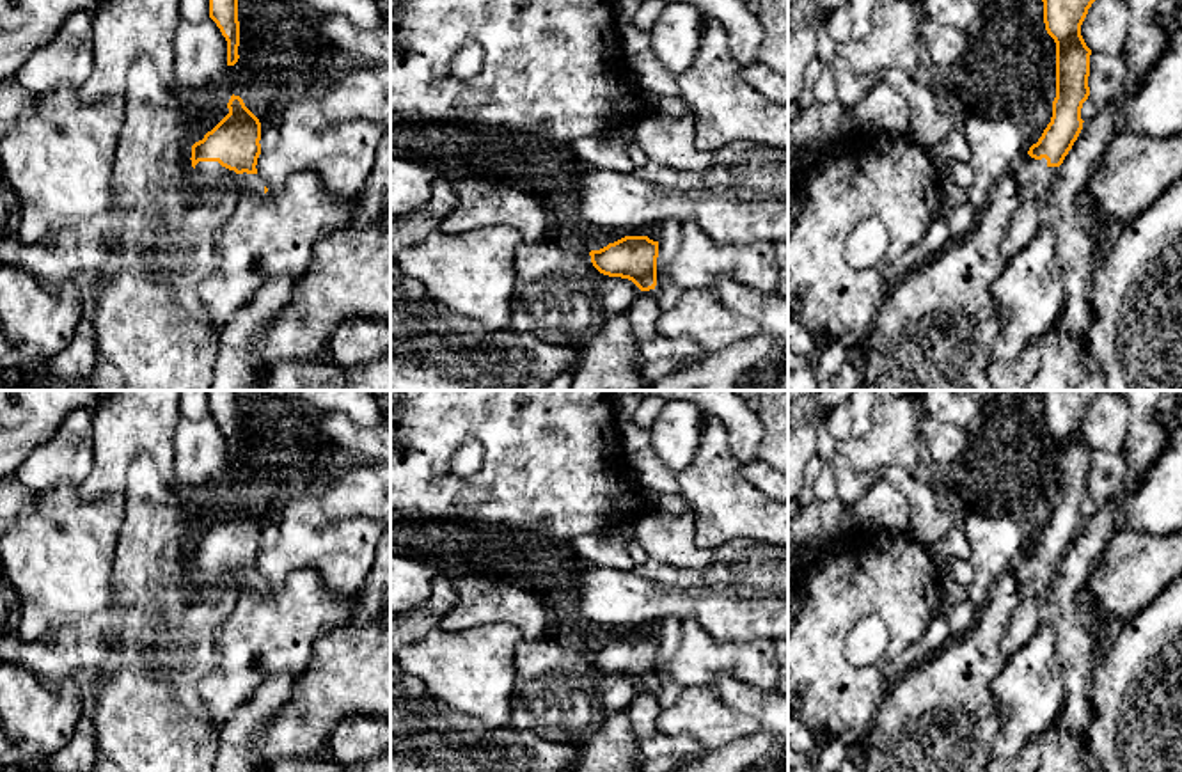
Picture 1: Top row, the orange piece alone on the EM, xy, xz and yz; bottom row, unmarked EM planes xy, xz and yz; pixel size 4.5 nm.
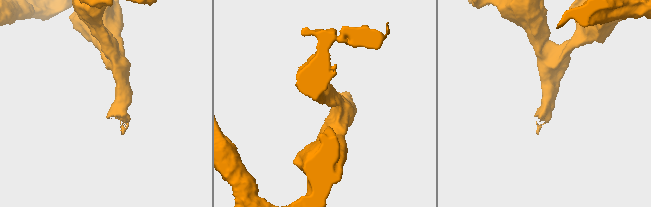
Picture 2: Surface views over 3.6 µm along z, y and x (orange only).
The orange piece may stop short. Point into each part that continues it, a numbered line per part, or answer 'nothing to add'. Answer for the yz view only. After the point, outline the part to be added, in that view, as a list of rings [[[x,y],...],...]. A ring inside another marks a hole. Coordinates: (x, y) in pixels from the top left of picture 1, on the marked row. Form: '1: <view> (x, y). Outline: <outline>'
1: yz (1035, 178). Outline: [[[1029,154],[1015,163],[1012,174],[1022,186],[1024,195],[1003,243],[1003,254],[1008,257],[1013,257],[1036,236],[1049,197],[1049,186],[1058,169],[1049,167],[1045,158],[1035,160]]]

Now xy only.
1: xy (212, 174). Outline: [[[199,161],[193,169],[201,186],[213,193],[217,192],[225,181],[232,181],[240,193],[252,193],[263,195],[264,193],[264,181],[257,174],[236,174],[222,167],[218,161]]]

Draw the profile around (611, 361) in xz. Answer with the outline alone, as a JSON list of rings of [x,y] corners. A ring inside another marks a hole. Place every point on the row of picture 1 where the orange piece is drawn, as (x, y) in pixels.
[[[626,314],[614,316],[580,350],[571,390],[650,390],[639,373],[641,362]]]

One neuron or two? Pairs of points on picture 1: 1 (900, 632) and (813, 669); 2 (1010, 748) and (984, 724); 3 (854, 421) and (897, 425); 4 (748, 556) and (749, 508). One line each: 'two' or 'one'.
1: one
2: two
3: two
4: two

